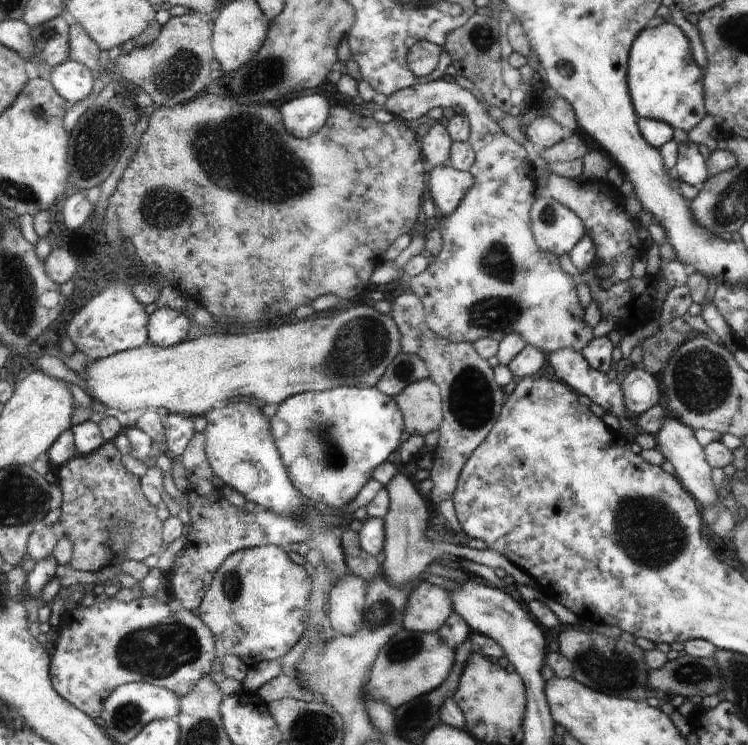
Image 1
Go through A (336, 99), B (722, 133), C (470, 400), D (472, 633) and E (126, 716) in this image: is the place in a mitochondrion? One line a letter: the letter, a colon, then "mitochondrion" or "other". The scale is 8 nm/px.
A: other
B: other
C: mitochondrion
D: other
E: mitochondrion

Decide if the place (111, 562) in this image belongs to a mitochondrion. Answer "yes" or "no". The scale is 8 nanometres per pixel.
no

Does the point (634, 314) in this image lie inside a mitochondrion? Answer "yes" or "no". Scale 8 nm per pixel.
no

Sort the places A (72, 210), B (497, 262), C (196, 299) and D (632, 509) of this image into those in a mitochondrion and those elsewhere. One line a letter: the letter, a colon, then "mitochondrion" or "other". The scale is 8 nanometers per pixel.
A: other
B: mitochondrion
C: other
D: mitochondrion

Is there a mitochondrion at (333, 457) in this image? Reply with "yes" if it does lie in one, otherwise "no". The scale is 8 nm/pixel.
yes

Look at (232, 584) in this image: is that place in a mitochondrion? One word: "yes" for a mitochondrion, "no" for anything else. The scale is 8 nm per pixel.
yes

